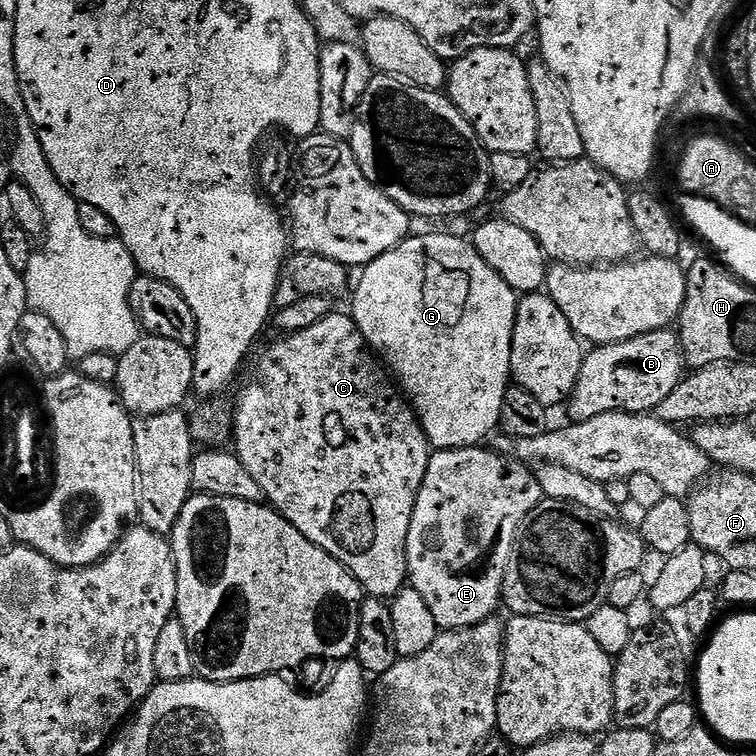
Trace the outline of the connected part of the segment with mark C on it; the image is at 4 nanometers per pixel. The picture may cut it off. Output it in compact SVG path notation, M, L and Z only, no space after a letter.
M335 312L323 316L321 320L314 322L314 326L300 332L281 335L277 344L272 344L265 350L264 357L260 360L260 381L250 385L241 394L240 401L235 401L234 404L234 451L242 466L250 470L250 478L254 478L254 482L258 482L258 486L264 491L264 500L271 507L287 518L303 536L310 538L310 542L342 562L342 566L348 568L348 573L357 580L368 596L391 598L405 587L408 580L410 522L420 487L426 478L430 445L427 434L416 419L416 413L412 411L407 399L394 387L389 373L378 363L372 349L364 341L364 335L358 330L356 321L351 315L344 313L343 316L342 313Z

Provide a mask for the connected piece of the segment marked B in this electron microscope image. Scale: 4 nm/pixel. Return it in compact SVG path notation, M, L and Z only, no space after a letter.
M672 330L601 344L591 351L585 355L578 382L566 404L571 419L576 422L611 412L651 413L686 375L684 347L680 345L679 335Z

